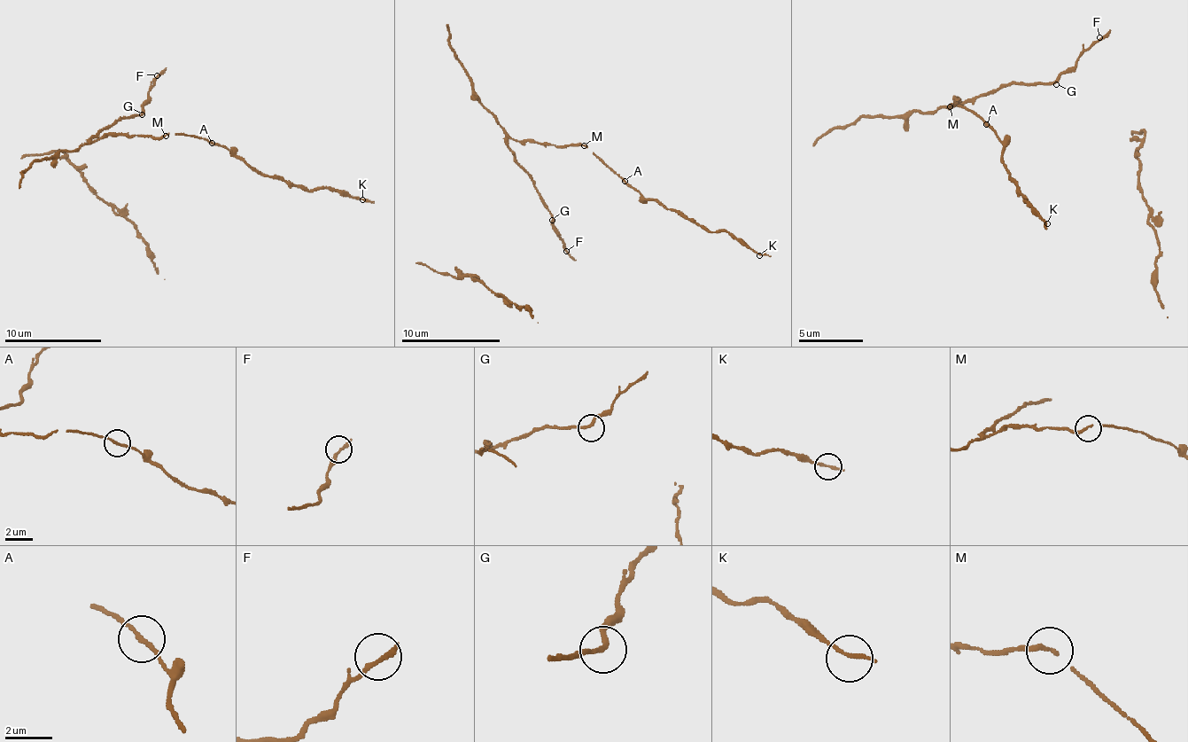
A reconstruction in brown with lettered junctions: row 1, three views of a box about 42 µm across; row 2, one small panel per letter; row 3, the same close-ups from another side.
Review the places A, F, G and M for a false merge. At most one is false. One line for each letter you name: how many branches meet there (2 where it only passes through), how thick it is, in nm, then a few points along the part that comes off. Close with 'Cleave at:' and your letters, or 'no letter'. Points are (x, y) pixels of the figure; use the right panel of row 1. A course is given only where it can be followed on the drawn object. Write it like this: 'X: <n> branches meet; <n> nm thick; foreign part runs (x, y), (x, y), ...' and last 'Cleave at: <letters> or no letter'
Cleave at: no letter

